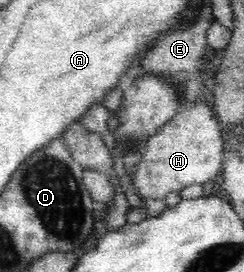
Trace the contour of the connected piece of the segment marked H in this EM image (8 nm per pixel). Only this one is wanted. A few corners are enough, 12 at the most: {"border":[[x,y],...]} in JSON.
{"border":[[189,100],[150,138],[131,179],[142,200],[213,181],[224,138]]}

